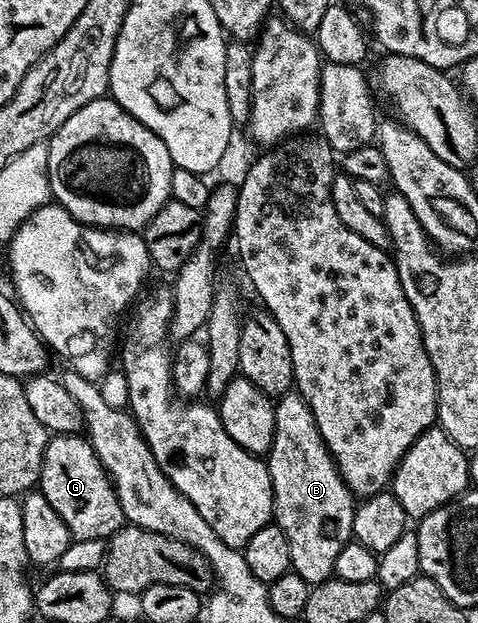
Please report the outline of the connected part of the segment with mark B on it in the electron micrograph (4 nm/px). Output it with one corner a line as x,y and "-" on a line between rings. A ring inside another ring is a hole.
290,391
275,401
275,439
267,454
267,464
273,488
273,521
287,535
287,547
291,547
291,569
308,583
315,586
330,580
339,559
339,551
353,540
353,510
355,495
341,478
341,472
319,435
315,415
300,393

